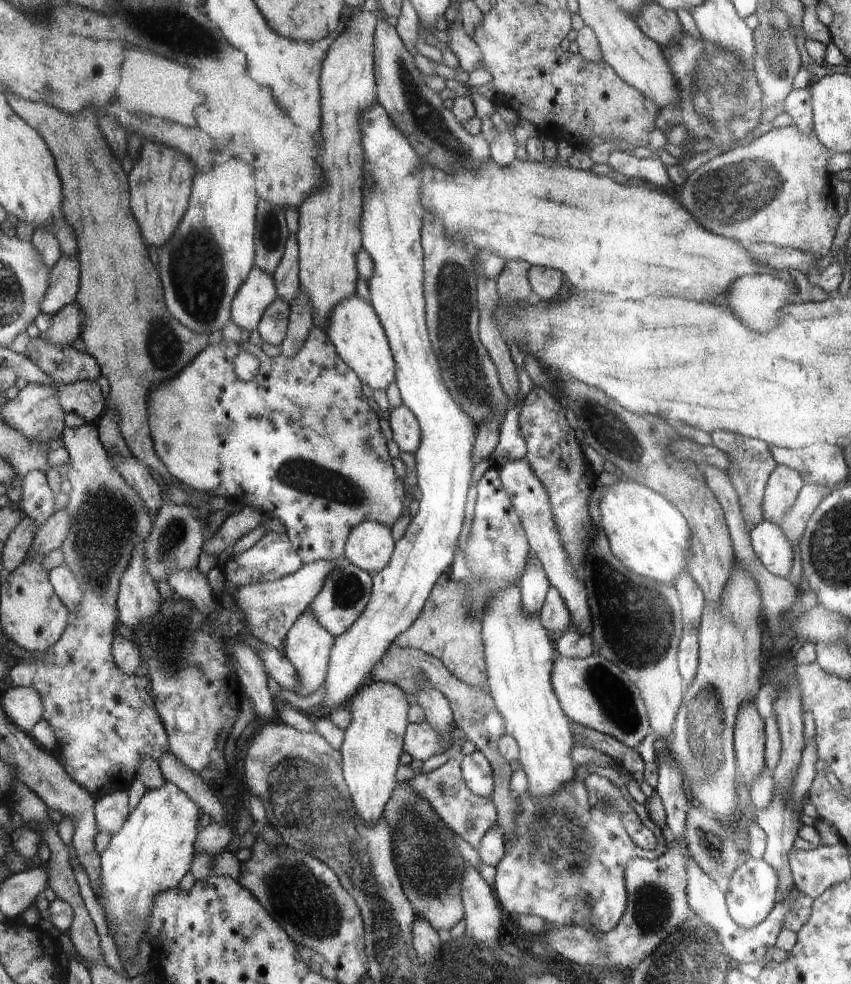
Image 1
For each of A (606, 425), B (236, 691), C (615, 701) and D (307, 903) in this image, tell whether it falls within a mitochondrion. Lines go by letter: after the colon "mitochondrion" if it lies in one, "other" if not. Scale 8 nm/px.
A: mitochondrion
B: other
C: mitochondrion
D: mitochondrion

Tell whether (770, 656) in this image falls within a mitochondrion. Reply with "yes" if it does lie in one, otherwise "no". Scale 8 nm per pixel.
no

